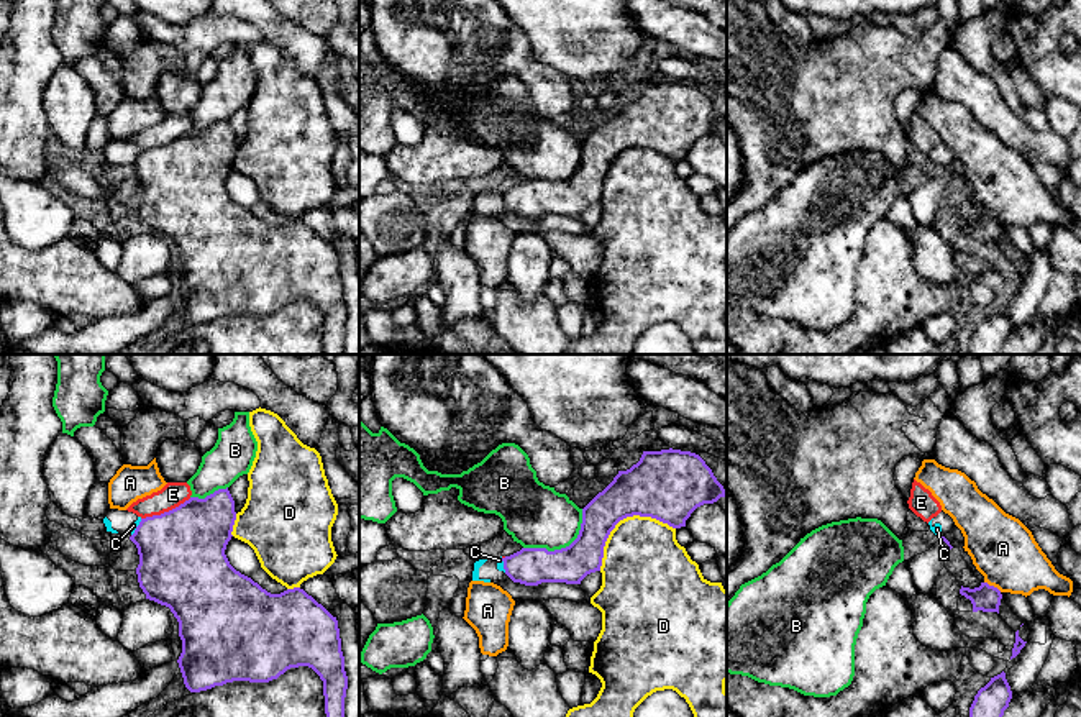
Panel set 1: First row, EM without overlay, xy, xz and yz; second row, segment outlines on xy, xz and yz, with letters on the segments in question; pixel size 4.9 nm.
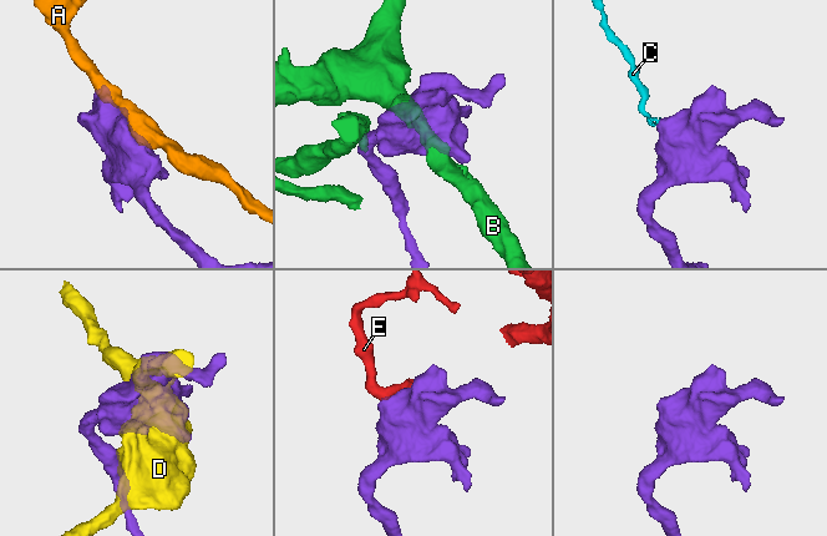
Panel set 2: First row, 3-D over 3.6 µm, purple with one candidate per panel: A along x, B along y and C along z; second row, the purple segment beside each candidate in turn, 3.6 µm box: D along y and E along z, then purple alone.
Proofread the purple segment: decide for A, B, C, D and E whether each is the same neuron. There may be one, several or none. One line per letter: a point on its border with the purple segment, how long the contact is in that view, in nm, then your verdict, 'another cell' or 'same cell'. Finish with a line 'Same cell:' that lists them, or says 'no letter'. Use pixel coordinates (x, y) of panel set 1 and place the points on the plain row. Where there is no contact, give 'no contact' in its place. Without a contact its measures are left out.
A: yz (993, 219) | 100 nm | another cell
B: xz (563, 181) | 360 nm | another cell
C: xy (136, 159) | 100 nm | another cell
D: xz (622, 151) | 440 nm | another cell
E: xy (166, 145) | 260 nm | another cell
Same cell: no letter

